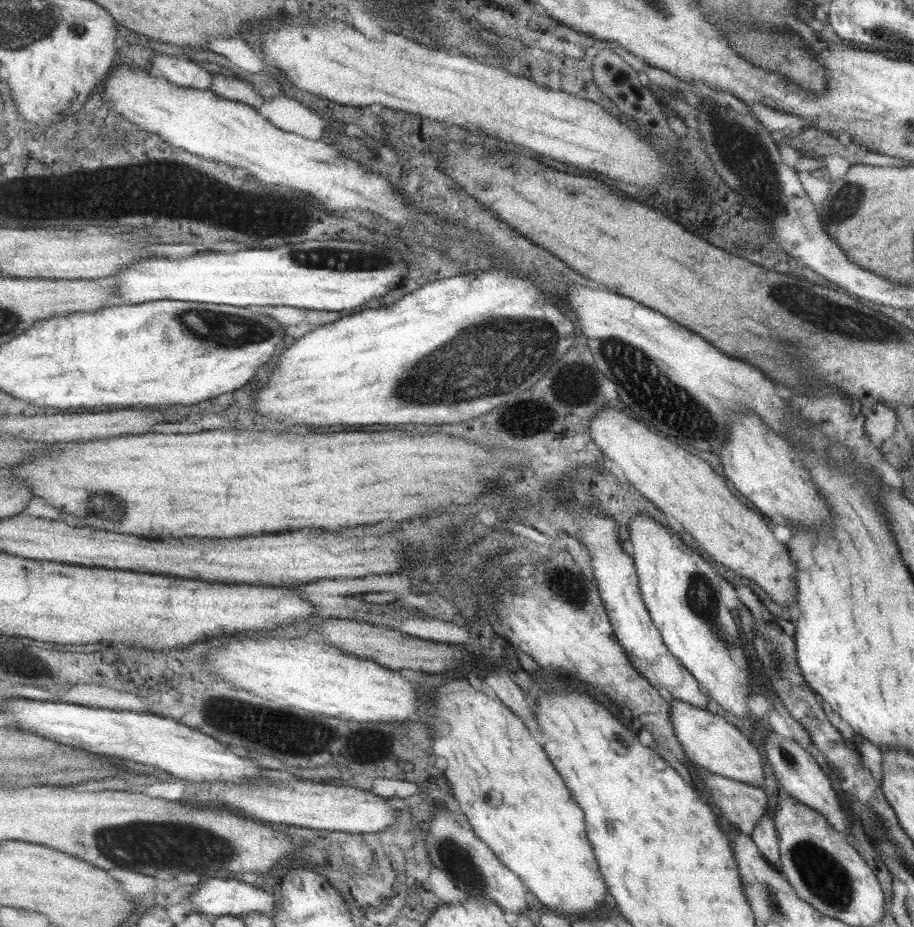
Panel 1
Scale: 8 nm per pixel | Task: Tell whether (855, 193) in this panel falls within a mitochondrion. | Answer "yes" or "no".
yes

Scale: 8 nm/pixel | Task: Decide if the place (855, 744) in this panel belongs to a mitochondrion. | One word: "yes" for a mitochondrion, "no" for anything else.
no

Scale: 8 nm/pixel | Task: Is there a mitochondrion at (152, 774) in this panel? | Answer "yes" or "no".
no

